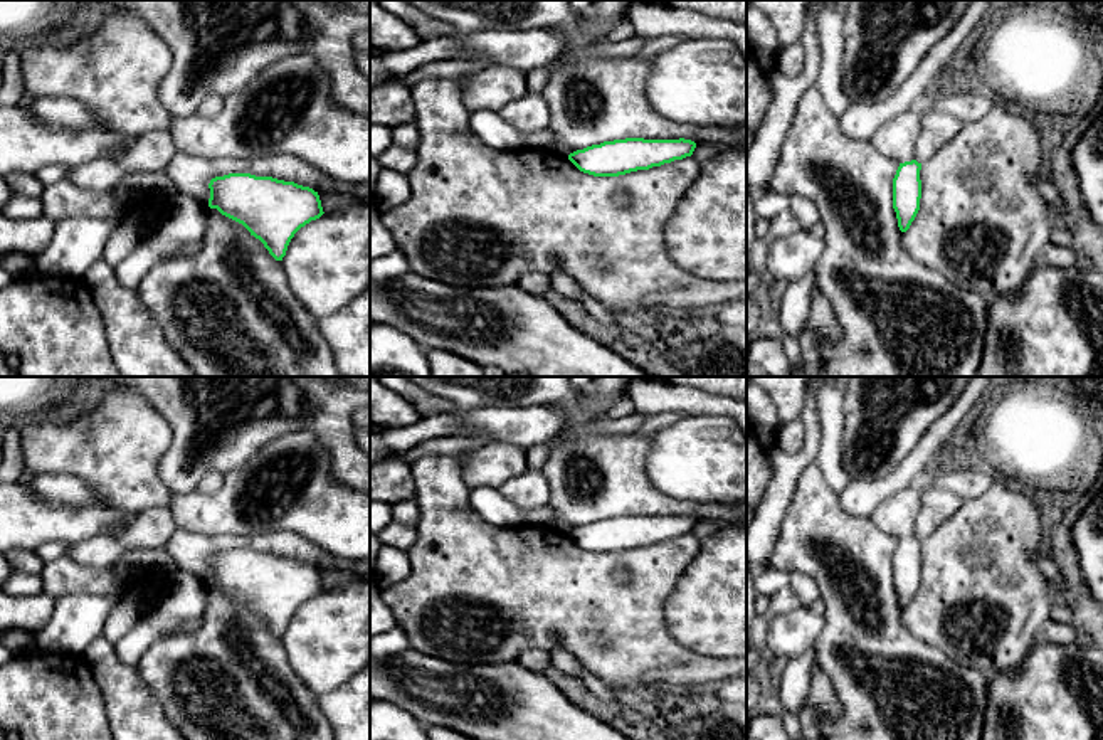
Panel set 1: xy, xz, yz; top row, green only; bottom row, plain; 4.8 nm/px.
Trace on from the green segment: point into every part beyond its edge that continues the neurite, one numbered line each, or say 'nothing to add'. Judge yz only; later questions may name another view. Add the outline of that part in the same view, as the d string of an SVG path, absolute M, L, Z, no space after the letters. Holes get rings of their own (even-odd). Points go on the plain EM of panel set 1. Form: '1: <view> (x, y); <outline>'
1: yz (897, 515); M930 466L920 481L879 501L869 515L873 523L898 540L915 536L923 491L942 469L940 466Z

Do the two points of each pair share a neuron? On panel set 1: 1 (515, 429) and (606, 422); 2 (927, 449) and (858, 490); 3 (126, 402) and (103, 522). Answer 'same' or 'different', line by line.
1: different
2: same
3: different

